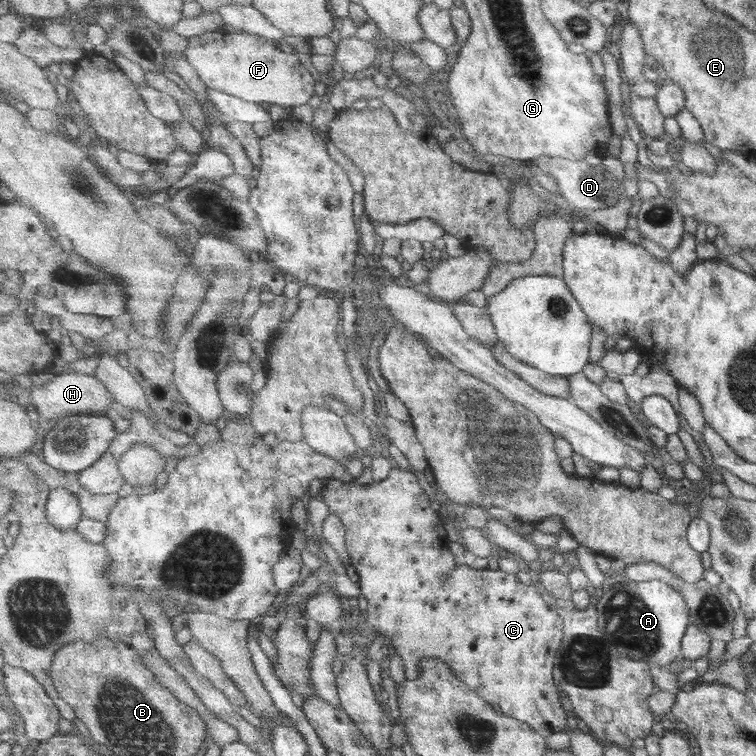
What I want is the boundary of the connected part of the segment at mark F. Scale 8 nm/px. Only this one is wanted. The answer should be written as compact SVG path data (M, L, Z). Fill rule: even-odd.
M229 28L187 39L185 58L209 89L225 91L247 102L267 102L287 108L307 104L315 94L317 81L284 45Z

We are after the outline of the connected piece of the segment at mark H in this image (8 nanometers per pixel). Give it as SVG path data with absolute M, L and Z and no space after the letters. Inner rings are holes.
M61 374L53 382L45 384L45 388L33 390L33 402L37 404L41 416L55 418L69 417L70 415L108 415L111 404L116 400L111 391L101 382L95 374Z

